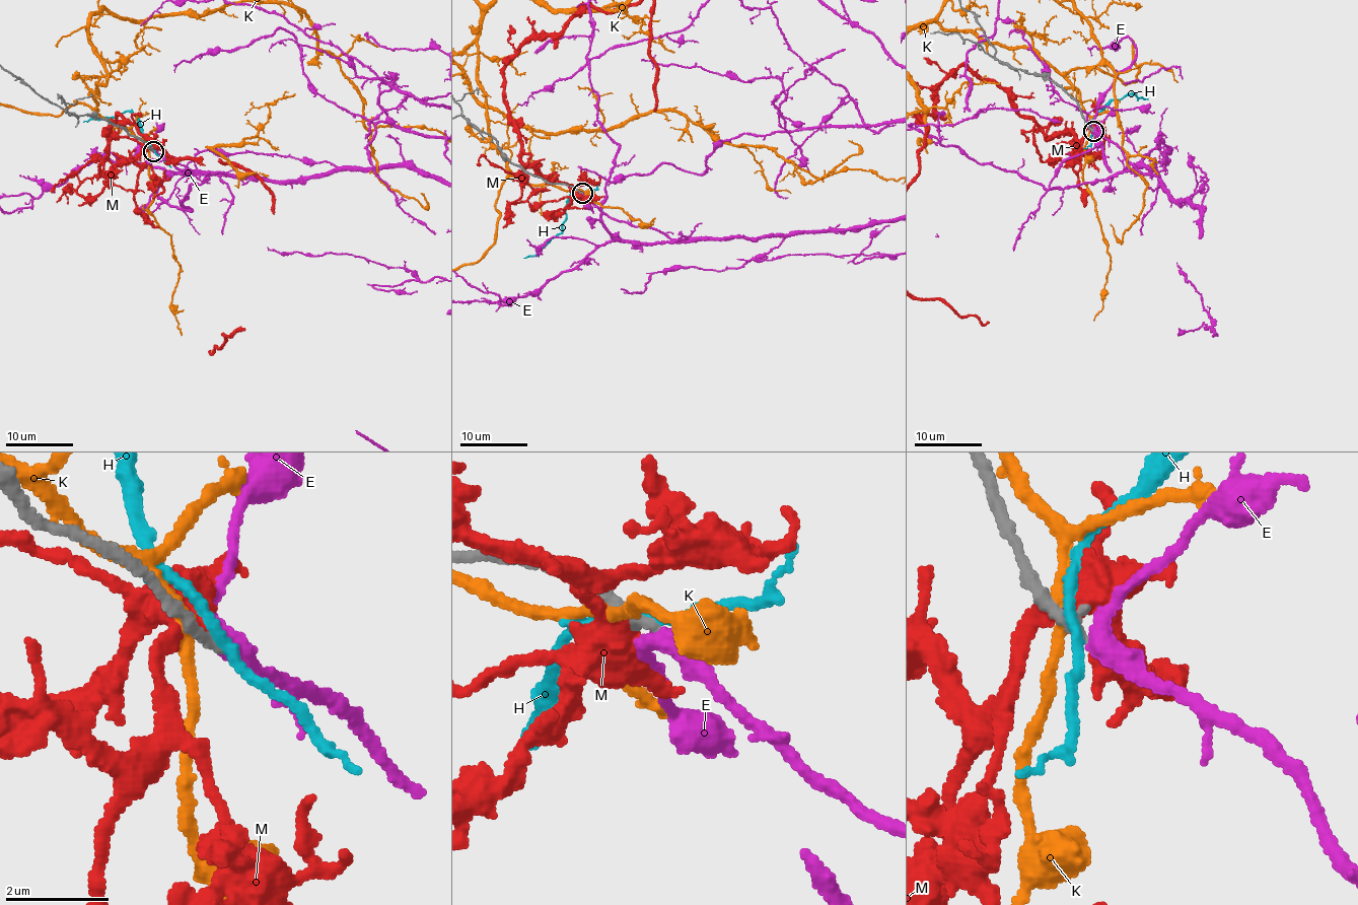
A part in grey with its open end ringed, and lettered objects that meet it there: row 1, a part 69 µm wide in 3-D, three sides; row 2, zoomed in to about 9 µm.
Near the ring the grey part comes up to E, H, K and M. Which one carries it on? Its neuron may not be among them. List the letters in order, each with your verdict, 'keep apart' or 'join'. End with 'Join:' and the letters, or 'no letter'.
E: join
H: keep apart
K: keep apart
M: keep apart
Join: E

